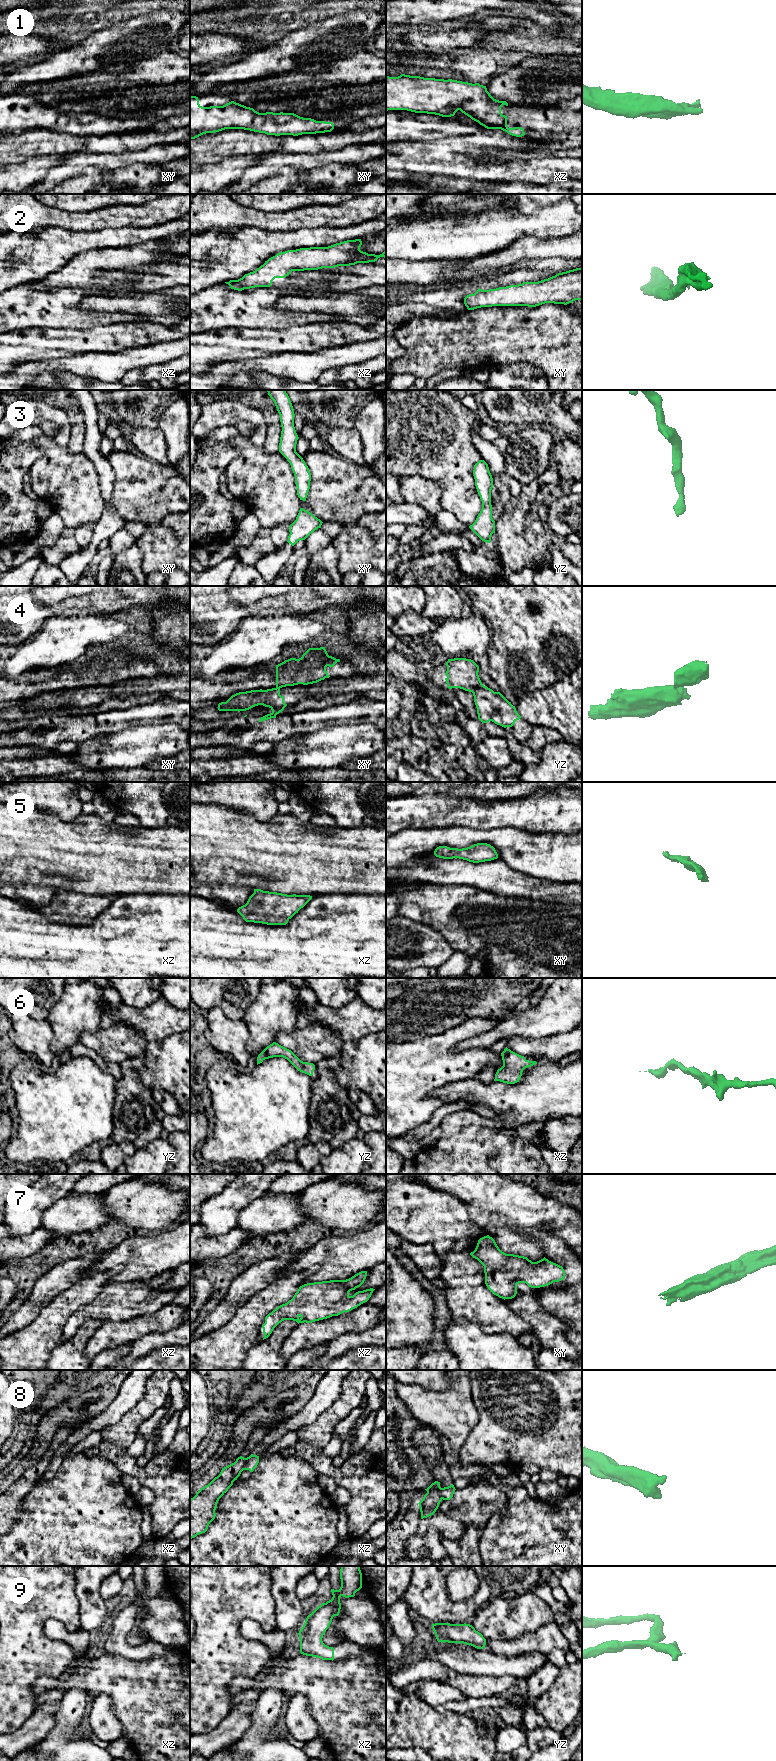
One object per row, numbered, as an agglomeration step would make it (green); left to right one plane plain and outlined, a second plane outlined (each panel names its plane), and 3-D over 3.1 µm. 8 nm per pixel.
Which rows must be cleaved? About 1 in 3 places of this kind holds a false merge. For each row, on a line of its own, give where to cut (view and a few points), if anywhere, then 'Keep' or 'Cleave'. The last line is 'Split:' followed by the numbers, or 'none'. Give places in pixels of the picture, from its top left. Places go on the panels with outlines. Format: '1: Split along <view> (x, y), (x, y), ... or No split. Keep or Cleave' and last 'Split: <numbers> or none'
1: No split. Keep
2: No split. Keep
3: No split. Keep
4: Split along yz (482, 684), (472, 692). Cleave
5: No split. Keep
6: No split. Keep
7: No split. Keep
8: Split along xz (246, 1458), (243, 1469). Cleave
9: No split. Keep
Split: 4, 8

